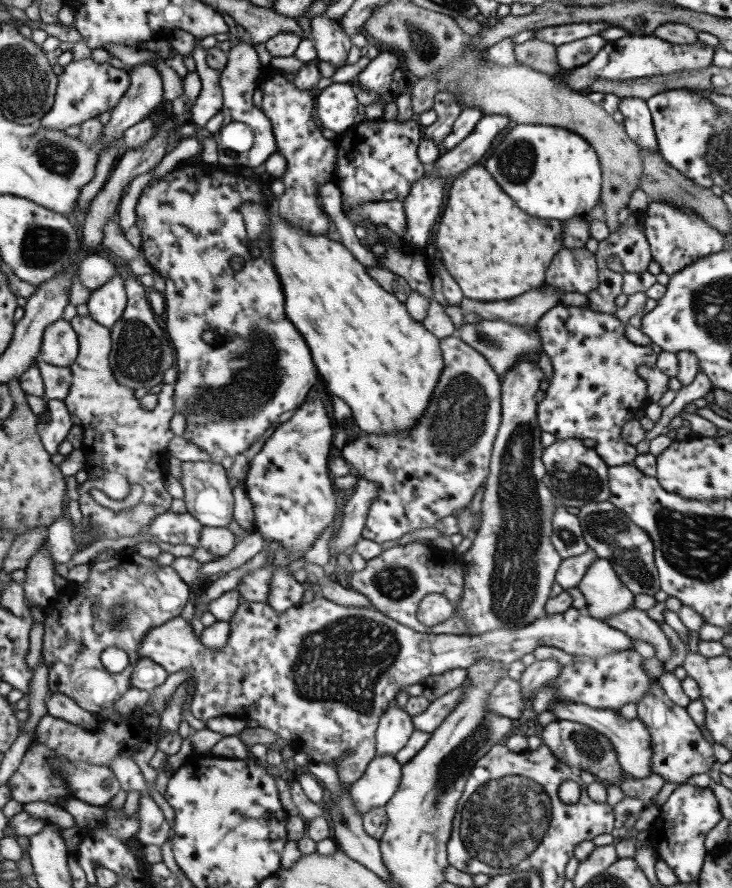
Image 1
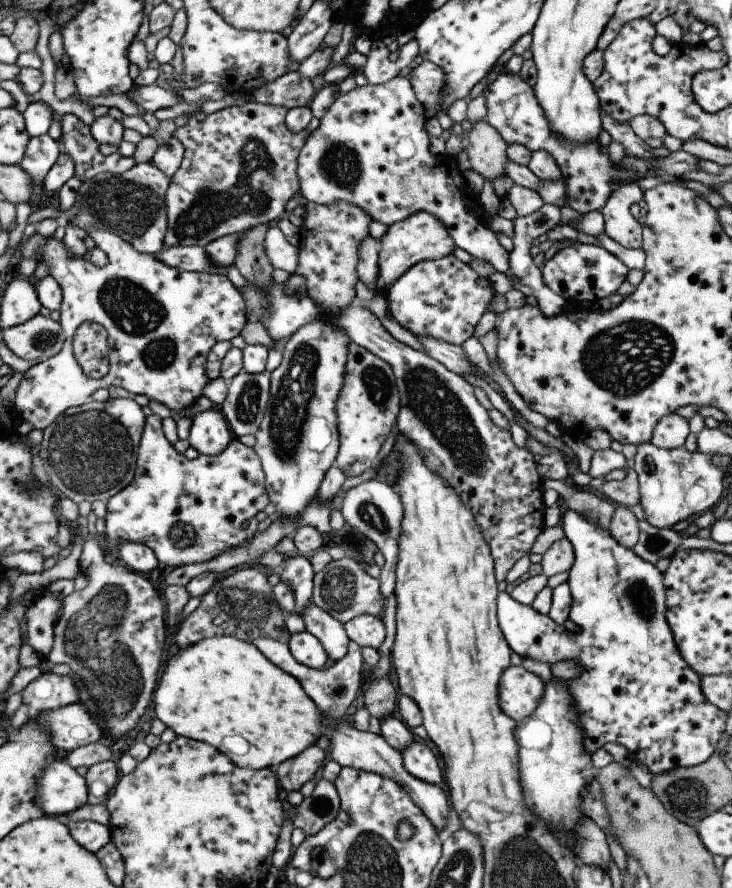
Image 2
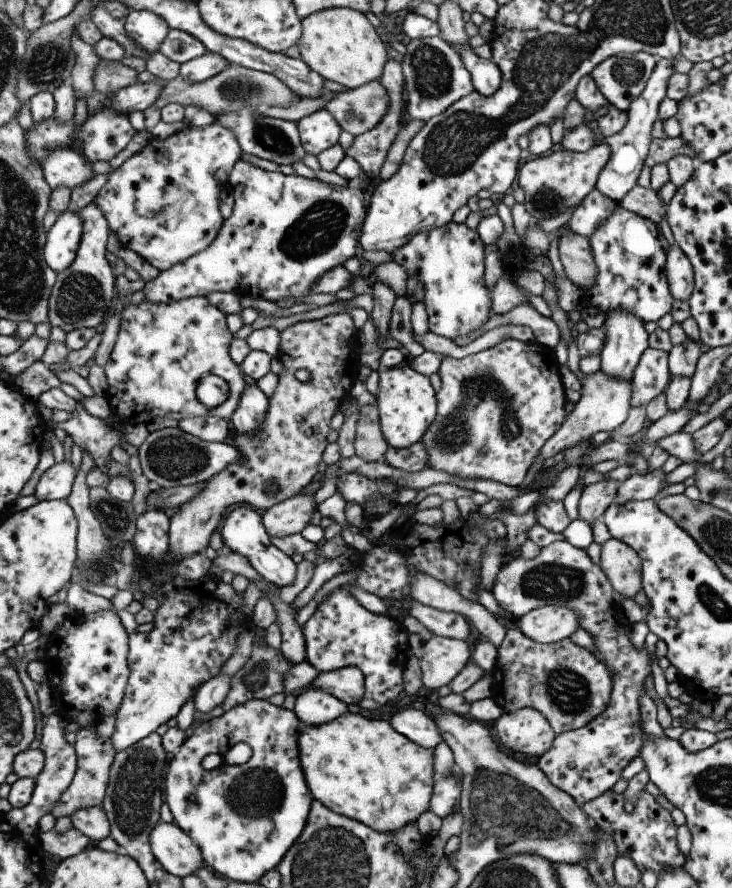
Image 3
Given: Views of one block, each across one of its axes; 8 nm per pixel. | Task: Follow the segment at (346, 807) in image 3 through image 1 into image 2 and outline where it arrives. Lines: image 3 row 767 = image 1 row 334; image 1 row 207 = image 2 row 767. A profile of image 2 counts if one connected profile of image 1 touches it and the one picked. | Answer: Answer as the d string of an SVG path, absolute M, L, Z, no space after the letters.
M217 635L208 639L201 639L187 648L180 649L168 662L164 668L164 674L157 684L154 696L154 711L156 717L167 728L172 729L177 736L193 739L196 741L206 742L214 746L218 751L226 754L231 762L234 762L239 768L246 769L271 769L273 766L282 765L285 761L295 758L302 753L308 746L317 743L322 734L321 714L316 704L306 695L300 682L292 675L278 669L253 643L243 642L235 637Z

